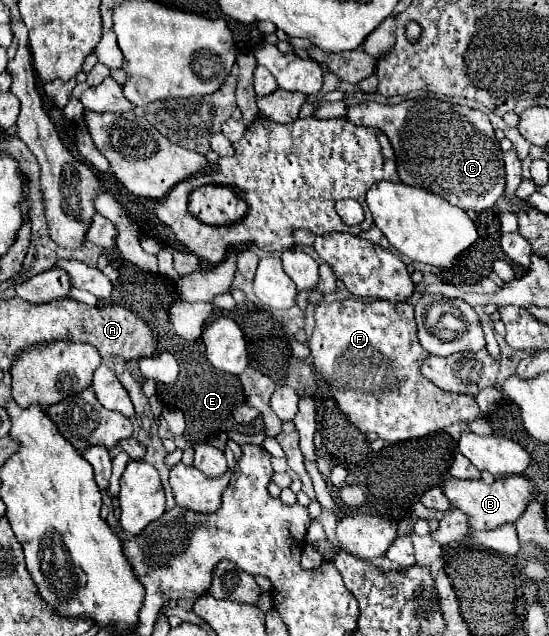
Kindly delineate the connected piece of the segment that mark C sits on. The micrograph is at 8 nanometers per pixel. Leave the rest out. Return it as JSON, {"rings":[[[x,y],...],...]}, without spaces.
{"rings":[[[437,98],[405,100],[401,104],[361,102],[347,106],[345,120],[385,132],[395,150],[403,184],[423,188],[453,206],[477,212],[493,208],[505,192],[503,152],[489,116],[481,110],[441,102]]]}

